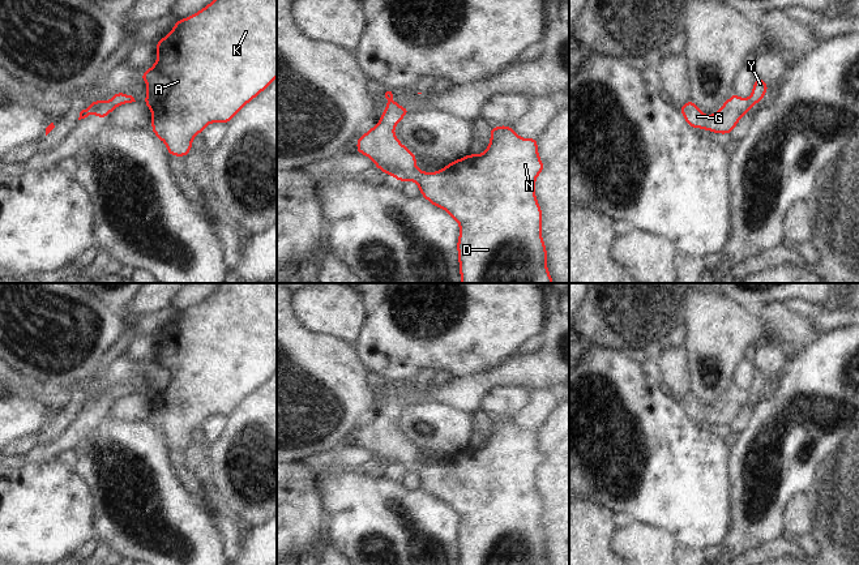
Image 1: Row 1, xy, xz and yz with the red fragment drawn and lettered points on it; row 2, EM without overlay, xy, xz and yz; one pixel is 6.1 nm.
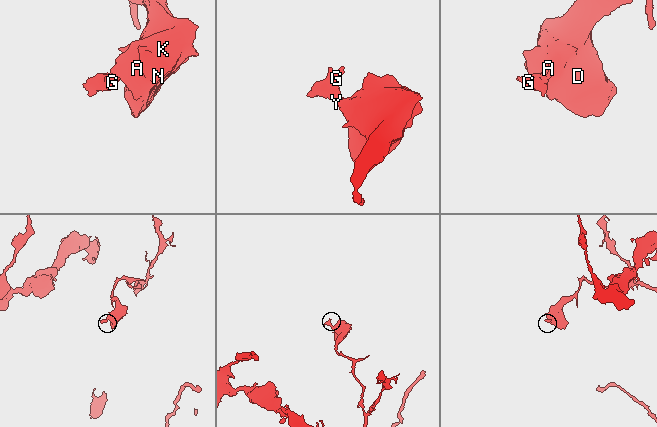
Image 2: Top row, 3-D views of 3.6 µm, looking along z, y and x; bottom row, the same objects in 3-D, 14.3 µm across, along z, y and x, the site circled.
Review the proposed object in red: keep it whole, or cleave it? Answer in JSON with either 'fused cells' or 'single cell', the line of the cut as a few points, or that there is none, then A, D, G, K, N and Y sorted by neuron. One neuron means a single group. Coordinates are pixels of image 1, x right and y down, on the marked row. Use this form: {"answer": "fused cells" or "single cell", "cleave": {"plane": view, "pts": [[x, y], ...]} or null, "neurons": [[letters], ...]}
{"answer": "single cell", "cleave": null, "neurons": [["A", "D", "G", "K", "N", "Y"]]}

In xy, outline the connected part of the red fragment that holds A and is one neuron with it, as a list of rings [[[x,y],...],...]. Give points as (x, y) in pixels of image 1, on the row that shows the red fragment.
[[[213,0],[206,7],[183,20],[178,20],[172,30],[155,42],[157,60],[150,69],[140,76],[146,82],[146,98],[142,100],[151,112],[151,130],[158,140],[166,144],[171,157],[185,158],[192,150],[192,142],[198,133],[211,123],[225,123],[232,117],[251,100],[260,95],[277,78],[277,0]]]

